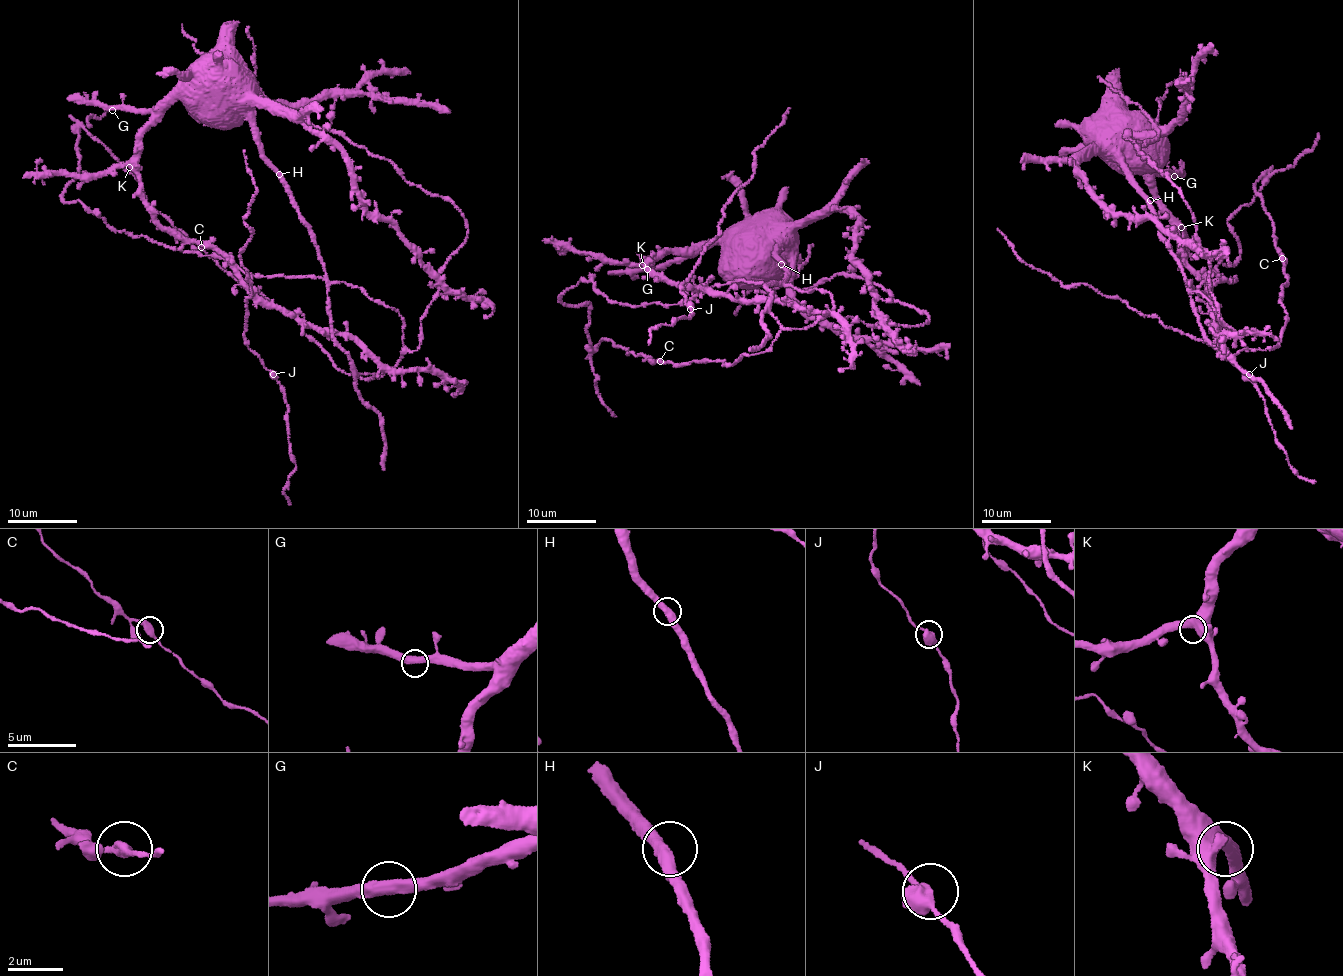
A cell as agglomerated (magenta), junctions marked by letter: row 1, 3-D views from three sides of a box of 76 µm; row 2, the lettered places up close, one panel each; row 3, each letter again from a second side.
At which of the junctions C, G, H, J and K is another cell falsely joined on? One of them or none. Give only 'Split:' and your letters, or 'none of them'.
Split: none of them

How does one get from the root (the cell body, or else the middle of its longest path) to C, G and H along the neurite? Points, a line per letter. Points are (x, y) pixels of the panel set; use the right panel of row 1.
C: (1113, 137), (1123, 133), (1127, 178), (1181, 269), (1202, 334), (1220, 350), (1280, 346), (1289, 318), (1282, 259)
G: (1113, 137), (1114, 135), (1130, 147), (1132, 156), (1147, 169), (1174, 176)
H: (1113, 137), (1115, 132), (1123, 133), (1120, 156), (1127, 178), (1150, 200)

